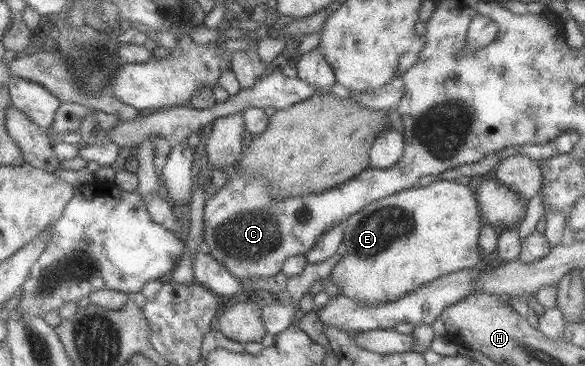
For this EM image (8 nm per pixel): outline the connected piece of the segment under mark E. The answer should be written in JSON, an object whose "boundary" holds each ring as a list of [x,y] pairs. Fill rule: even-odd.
{"boundary":[[[437,178],[431,181],[428,186],[415,186],[410,189],[400,190],[398,193],[391,194],[385,198],[380,198],[378,201],[366,204],[350,216],[346,223],[346,231],[344,234],[344,246],[346,251],[343,253],[339,262],[334,266],[333,272],[330,274],[329,279],[332,280],[339,288],[343,295],[351,299],[355,299],[361,305],[377,305],[381,303],[389,303],[407,297],[407,294],[413,293],[415,289],[426,284],[426,282],[436,280],[438,276],[455,272],[464,268],[475,266],[481,262],[481,249],[478,246],[479,227],[483,223],[480,216],[480,210],[477,204],[477,199],[471,185],[456,184],[454,181],[447,181]]]}

